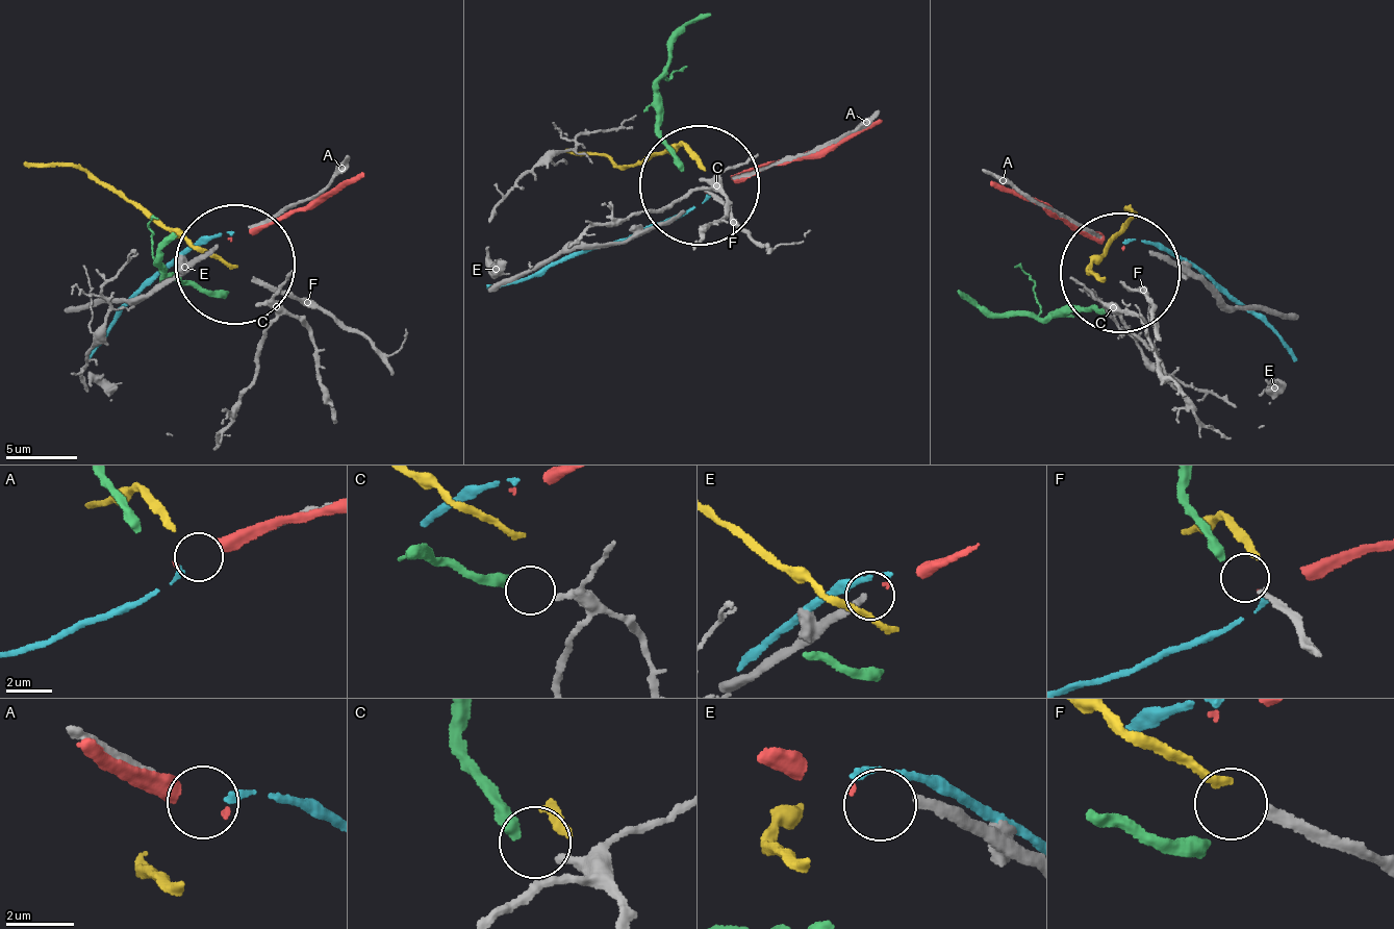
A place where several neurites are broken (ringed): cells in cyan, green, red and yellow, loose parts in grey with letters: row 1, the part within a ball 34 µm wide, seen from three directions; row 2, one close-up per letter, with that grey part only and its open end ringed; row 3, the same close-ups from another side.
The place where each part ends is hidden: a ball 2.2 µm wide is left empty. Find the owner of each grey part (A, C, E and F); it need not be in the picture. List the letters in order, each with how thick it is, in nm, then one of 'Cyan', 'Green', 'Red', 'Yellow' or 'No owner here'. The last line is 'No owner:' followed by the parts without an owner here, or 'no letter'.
A: Thickness 200 nm. Cyan
C: Thickness 280 nm. No owner here
E: Thickness 260 nm. Red
F: Thickness 240 nm. No owner here
No owner: C, F

